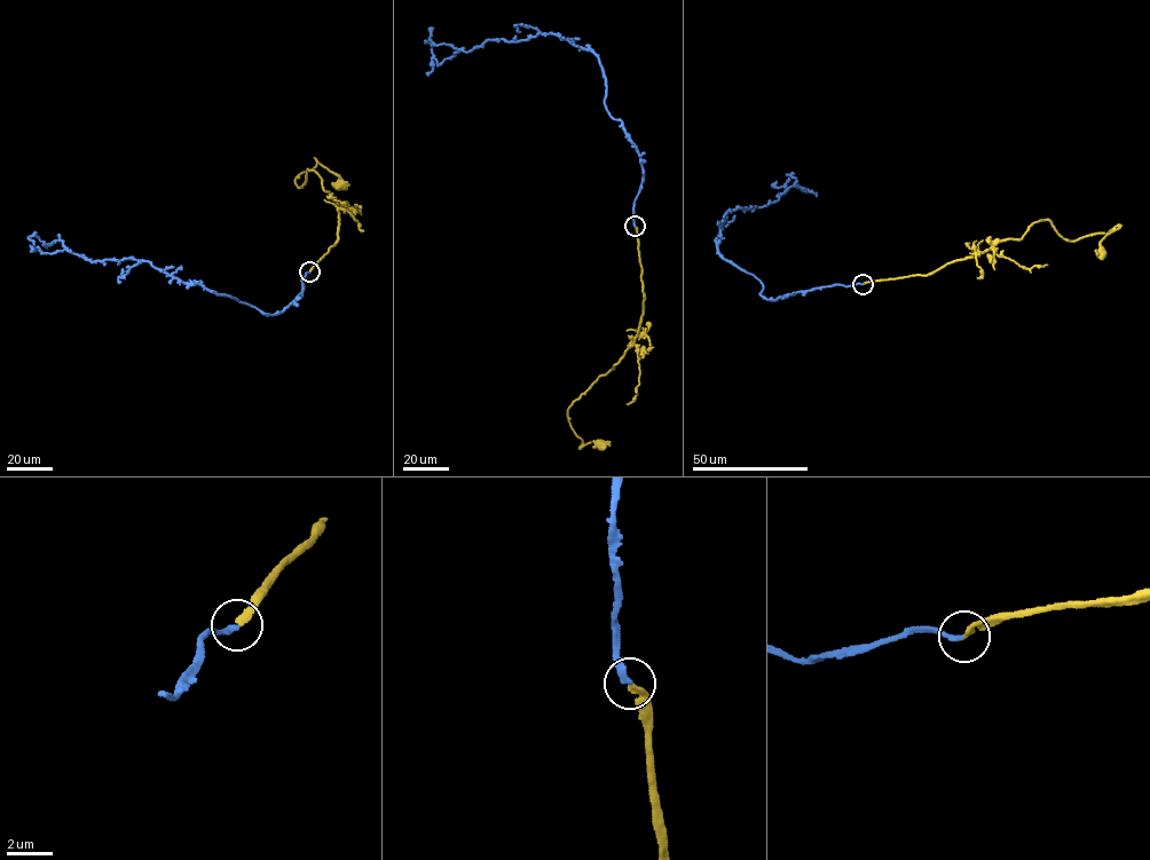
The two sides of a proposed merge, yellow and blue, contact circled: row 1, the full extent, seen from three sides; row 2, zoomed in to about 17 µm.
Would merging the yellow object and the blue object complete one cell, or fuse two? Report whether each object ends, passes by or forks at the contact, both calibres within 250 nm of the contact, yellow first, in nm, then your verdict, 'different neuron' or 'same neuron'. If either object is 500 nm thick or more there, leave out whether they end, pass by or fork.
yellow ends; blue ends; calibres 280 and 240 nm; same neuron

